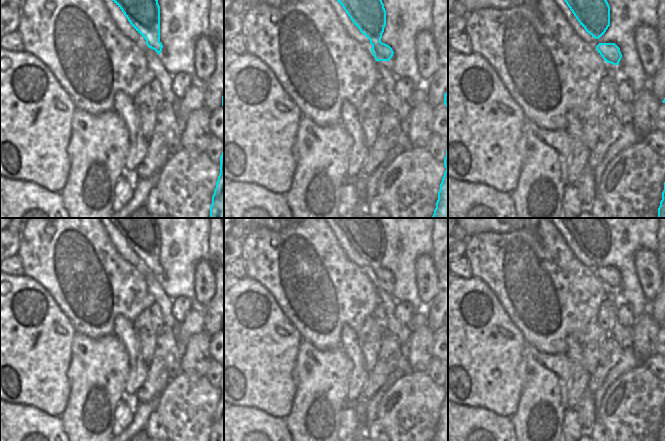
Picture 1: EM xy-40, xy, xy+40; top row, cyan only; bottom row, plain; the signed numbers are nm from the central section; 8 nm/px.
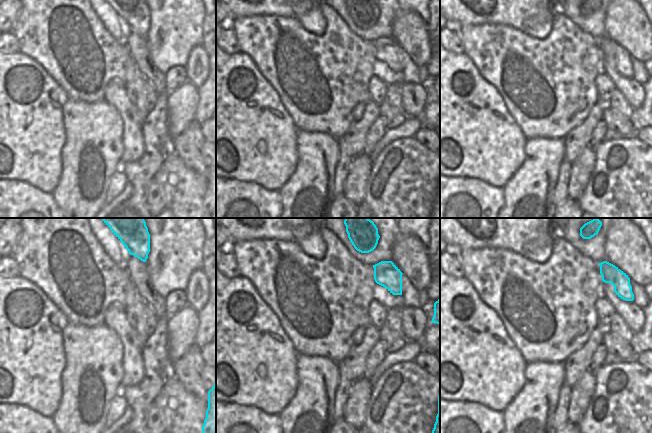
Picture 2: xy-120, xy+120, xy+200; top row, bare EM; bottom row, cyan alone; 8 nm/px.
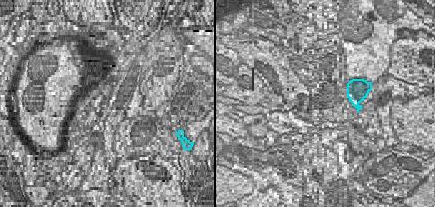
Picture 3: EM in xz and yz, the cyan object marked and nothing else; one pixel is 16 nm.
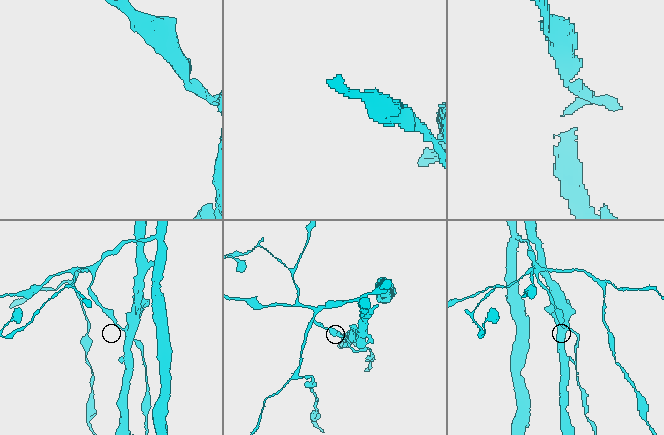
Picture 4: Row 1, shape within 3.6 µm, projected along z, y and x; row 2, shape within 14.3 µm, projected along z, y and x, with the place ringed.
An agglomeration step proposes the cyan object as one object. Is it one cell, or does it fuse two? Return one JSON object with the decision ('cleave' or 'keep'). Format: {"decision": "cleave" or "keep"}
{"decision": "keep"}

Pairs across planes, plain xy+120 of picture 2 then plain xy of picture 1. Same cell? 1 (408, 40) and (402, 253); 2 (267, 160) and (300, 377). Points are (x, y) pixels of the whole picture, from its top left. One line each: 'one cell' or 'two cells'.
1: two cells
2: two cells

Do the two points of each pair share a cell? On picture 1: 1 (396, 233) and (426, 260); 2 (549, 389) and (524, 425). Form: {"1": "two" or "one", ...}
{"1": "two", "2": "one"}

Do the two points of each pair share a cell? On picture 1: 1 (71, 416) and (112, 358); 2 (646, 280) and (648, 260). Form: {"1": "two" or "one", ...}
{"1": "one", "2": "one"}

